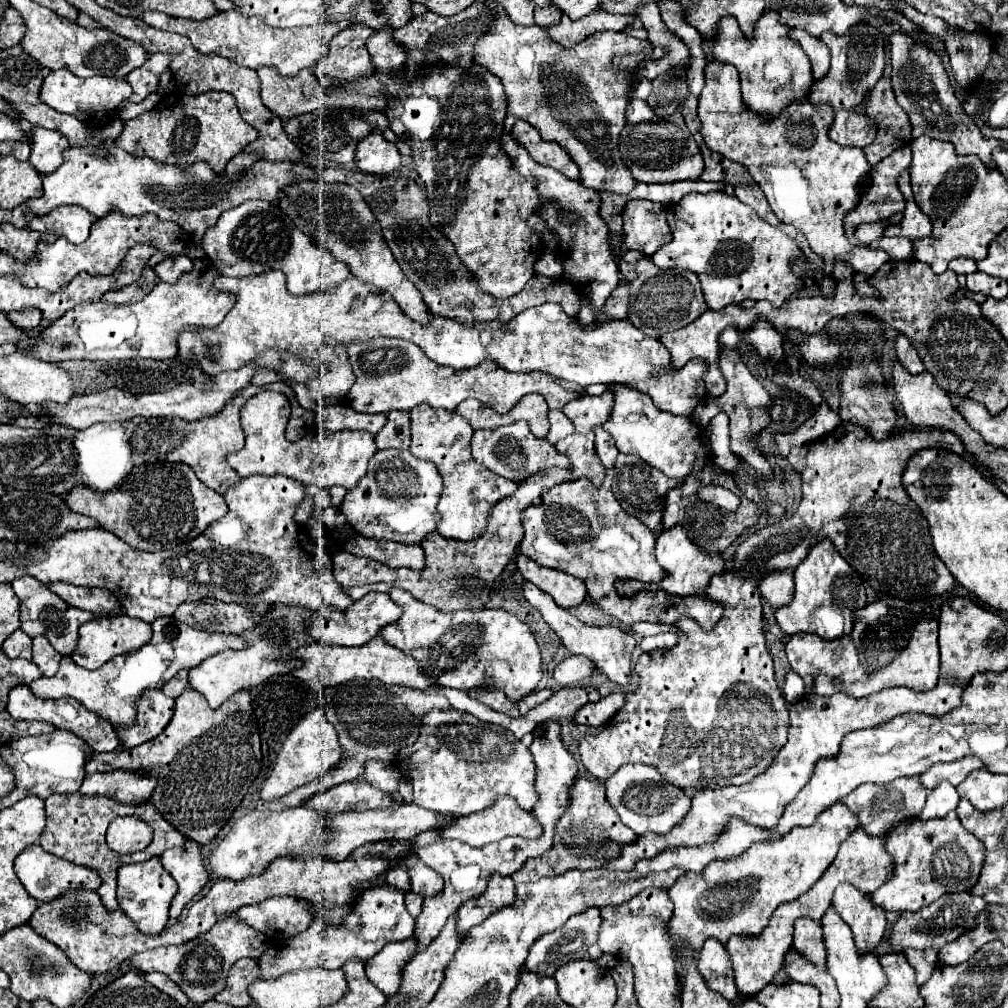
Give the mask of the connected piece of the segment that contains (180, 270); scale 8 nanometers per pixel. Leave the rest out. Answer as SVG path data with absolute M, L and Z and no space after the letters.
M176 256L176 258L168 258L160 264L156 264L156 274L160 276L162 282L168 282L168 284L174 284L174 280L184 274L184 272L190 272L192 270L192 260L186 258L186 256Z

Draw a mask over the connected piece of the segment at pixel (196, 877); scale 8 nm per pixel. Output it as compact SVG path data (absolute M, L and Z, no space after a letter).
M188 840L180 848L170 848L162 856L164 870L178 882L178 894L170 904L170 916L178 918L182 908L196 896L208 882L208 872L202 864L200 846L194 840Z

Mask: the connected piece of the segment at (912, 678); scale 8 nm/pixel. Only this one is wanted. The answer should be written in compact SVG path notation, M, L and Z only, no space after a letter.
M872 602L854 612L854 628L838 640L794 634L786 644L792 670L804 680L806 694L830 696L836 690L854 698L904 686L914 692L928 692L938 682L938 622L928 616L902 614L884 602Z

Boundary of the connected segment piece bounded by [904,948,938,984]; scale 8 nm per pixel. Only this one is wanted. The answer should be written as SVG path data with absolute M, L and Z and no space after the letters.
M908 948L904 952L904 956L914 966L916 974L918 974L918 978L916 978L918 984L924 984L930 978L930 972L934 970L934 966L938 964L936 952L932 948L928 948L928 950L912 950L912 948Z

